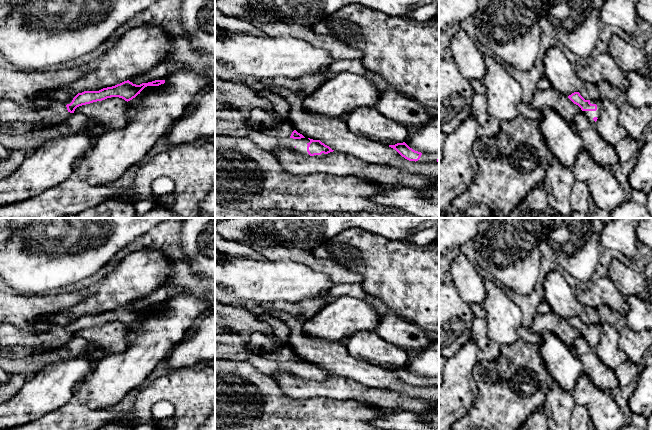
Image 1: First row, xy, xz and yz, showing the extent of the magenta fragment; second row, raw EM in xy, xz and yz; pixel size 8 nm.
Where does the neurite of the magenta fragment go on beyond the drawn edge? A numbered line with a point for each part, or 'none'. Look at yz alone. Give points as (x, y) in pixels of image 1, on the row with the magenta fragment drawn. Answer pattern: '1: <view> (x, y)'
1: yz (590, 115)

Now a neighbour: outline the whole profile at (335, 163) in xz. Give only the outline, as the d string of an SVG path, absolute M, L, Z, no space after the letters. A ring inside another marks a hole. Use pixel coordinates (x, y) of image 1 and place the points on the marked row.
M278 148L272 152L281 162L282 168L294 175L326 172L338 176L353 176L363 181L380 184L388 190L404 187L420 190L434 182L434 177L422 173L369 164L357 157L335 151L322 157L303 155L286 148Z

